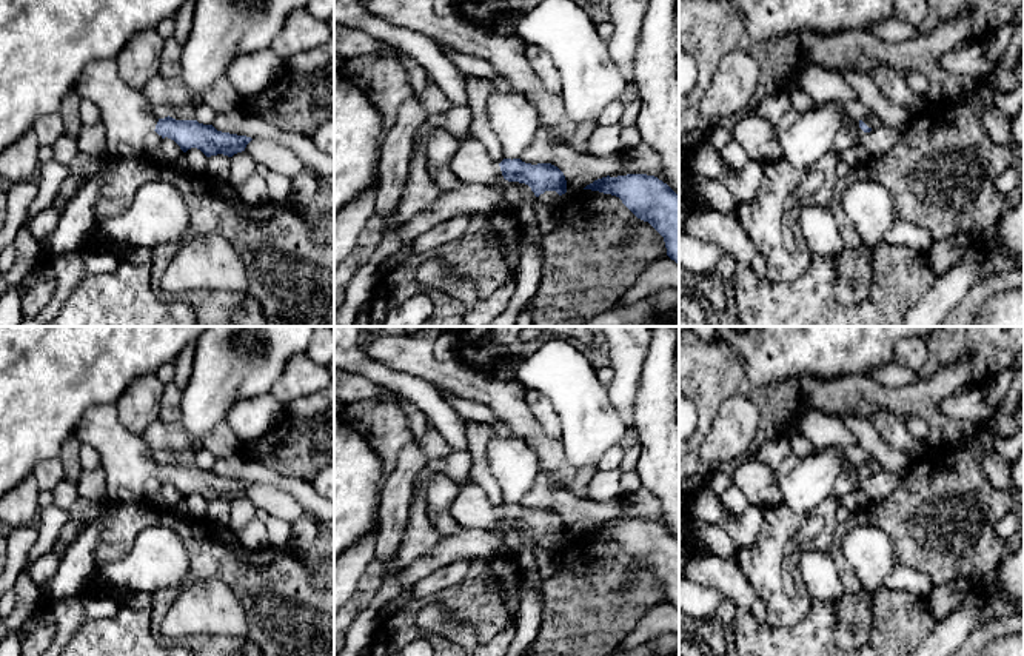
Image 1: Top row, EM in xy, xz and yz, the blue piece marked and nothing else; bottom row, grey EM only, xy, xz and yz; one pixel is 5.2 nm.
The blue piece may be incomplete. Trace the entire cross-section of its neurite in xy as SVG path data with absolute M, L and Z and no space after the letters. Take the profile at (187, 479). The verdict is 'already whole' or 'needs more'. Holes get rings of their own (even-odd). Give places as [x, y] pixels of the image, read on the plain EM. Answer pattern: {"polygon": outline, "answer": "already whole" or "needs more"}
{"polygon": "M114 403L89 407L74 433L82 443L97 450L108 479L108 499L140 502L146 497L145 482L156 476L162 484L174 485L183 497L200 494L206 502L223 499L233 502L245 496L253 485L217 476L197 465L159 464L143 437L131 434L117 417Z", "answer": "needs more"}

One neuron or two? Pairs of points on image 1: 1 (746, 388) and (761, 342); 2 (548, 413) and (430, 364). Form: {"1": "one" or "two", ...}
{"1": "two", "2": "two"}

